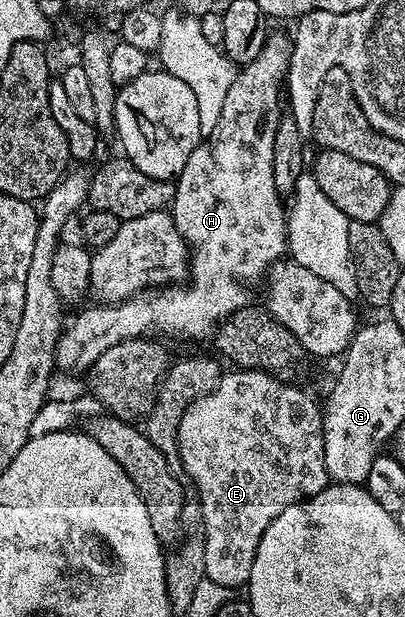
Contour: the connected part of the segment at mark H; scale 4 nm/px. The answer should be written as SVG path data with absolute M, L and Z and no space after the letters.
M272 31L268 35L261 54L257 54L257 58L253 58L253 62L244 64L238 69L233 86L229 86L229 94L225 96L225 106L221 106L221 118L215 120L215 129L206 137L205 142L199 143L193 150L193 154L189 154L189 162L185 162L185 170L181 170L181 174L174 181L173 215L175 225L189 249L189 279L186 281L185 286L164 286L154 290L144 290L138 292L130 300L122 300L119 304L95 302L92 303L92 308L81 309L72 320L70 317L69 323L64 327L63 333L59 335L59 341L55 347L55 366L60 373L62 371L86 373L97 362L97 358L101 358L101 354L105 354L105 350L110 350L111 347L117 346L117 342L137 340L150 337L152 334L159 334L155 332L176 332L177 335L188 336L191 340L203 340L208 335L208 339L218 329L219 325L223 323L225 318L229 318L237 310L248 307L247 288L243 284L249 283L250 280L262 281L267 273L270 272L271 267L284 259L287 252L287 214L284 197L279 195L277 186L273 182L273 140L277 138L277 126L281 119L279 100L281 104L285 96L285 81L287 78L287 67L291 61L292 43L293 40L290 35L282 36L281 33Z

